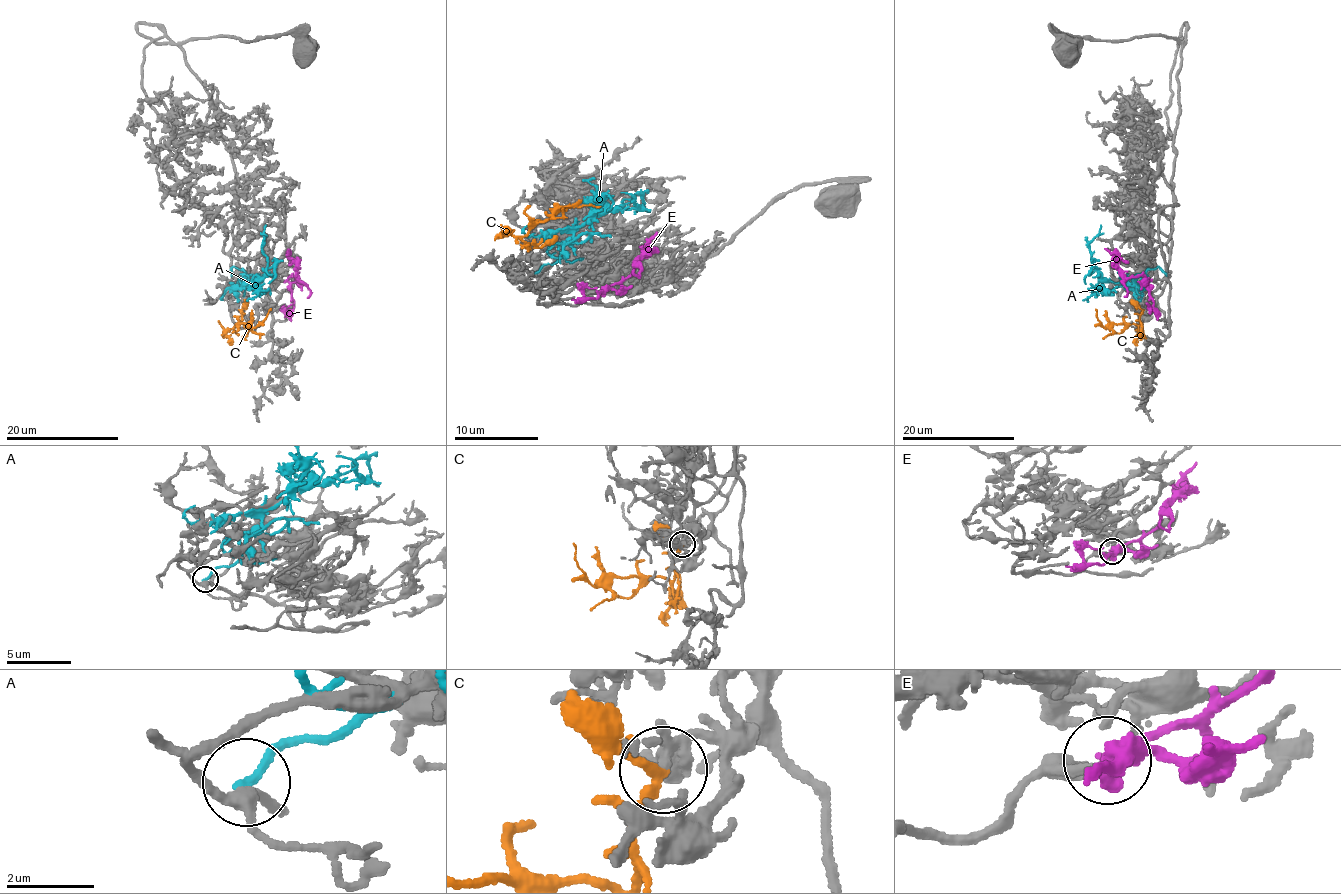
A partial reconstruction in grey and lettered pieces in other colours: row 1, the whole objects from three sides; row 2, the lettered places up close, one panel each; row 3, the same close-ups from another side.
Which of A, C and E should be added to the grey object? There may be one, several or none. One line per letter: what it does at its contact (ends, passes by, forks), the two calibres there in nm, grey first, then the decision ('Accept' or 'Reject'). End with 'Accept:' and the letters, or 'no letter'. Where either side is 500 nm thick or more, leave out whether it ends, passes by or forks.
A: It ends there. Thickness 280 nm (grey) against 220 nm. Reject
C: It passes by. Thickness 130 nm (grey) against 220 nm. Accept
E: It passes by. Thickness 220 nm (grey) against 170 nm. Accept
Accept: C, E

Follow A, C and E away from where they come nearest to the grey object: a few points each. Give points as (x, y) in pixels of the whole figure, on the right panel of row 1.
A: (1165, 273), (1157, 266), (1147, 270), (1145, 284), (1105, 278), (1089, 250), (1100, 224)
C: (1143, 310), (1138, 325), (1113, 324), (1108, 328), (1102, 326), (1096, 309)
E: (1151, 279), (1141, 275), (1125, 276), (1116, 263), (1115, 255), (1104, 248)

